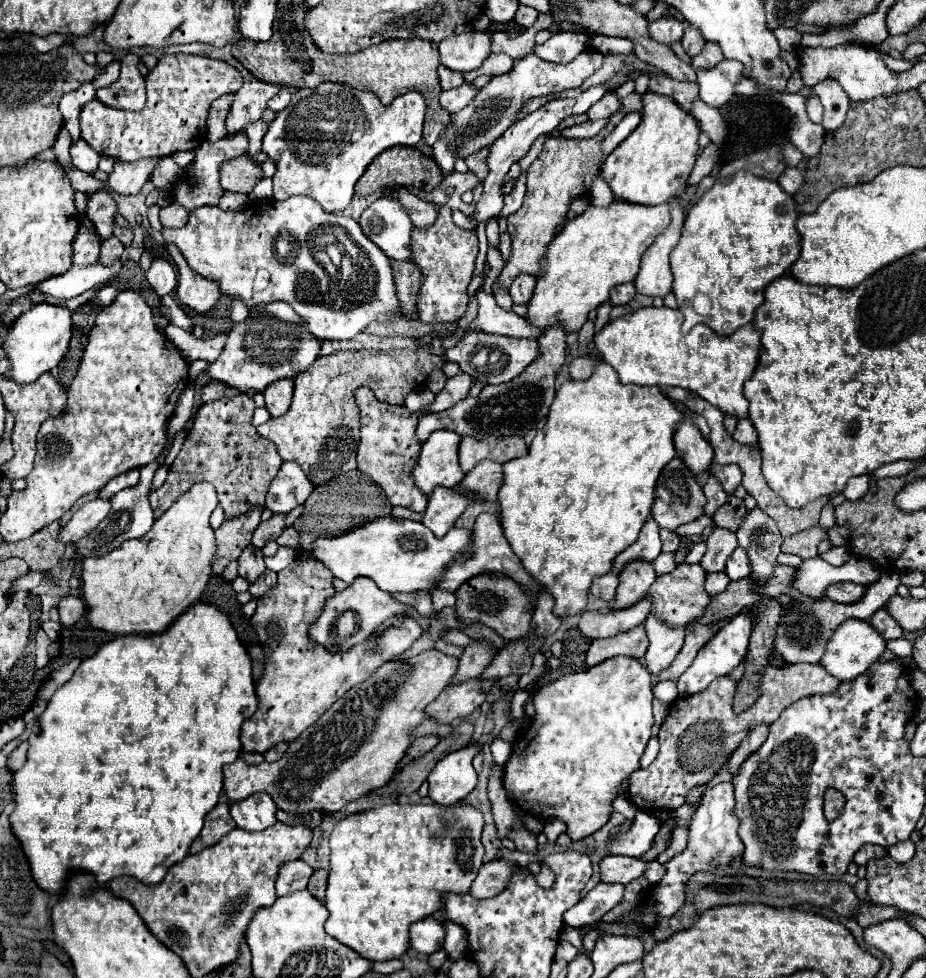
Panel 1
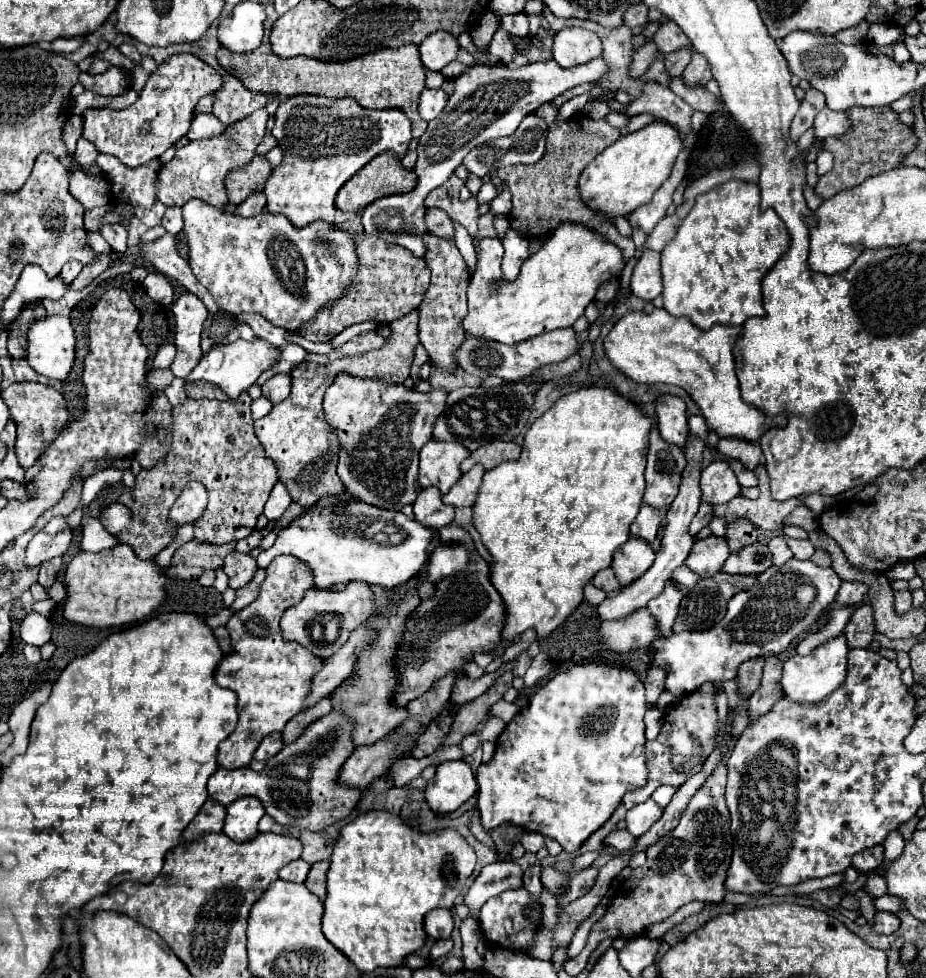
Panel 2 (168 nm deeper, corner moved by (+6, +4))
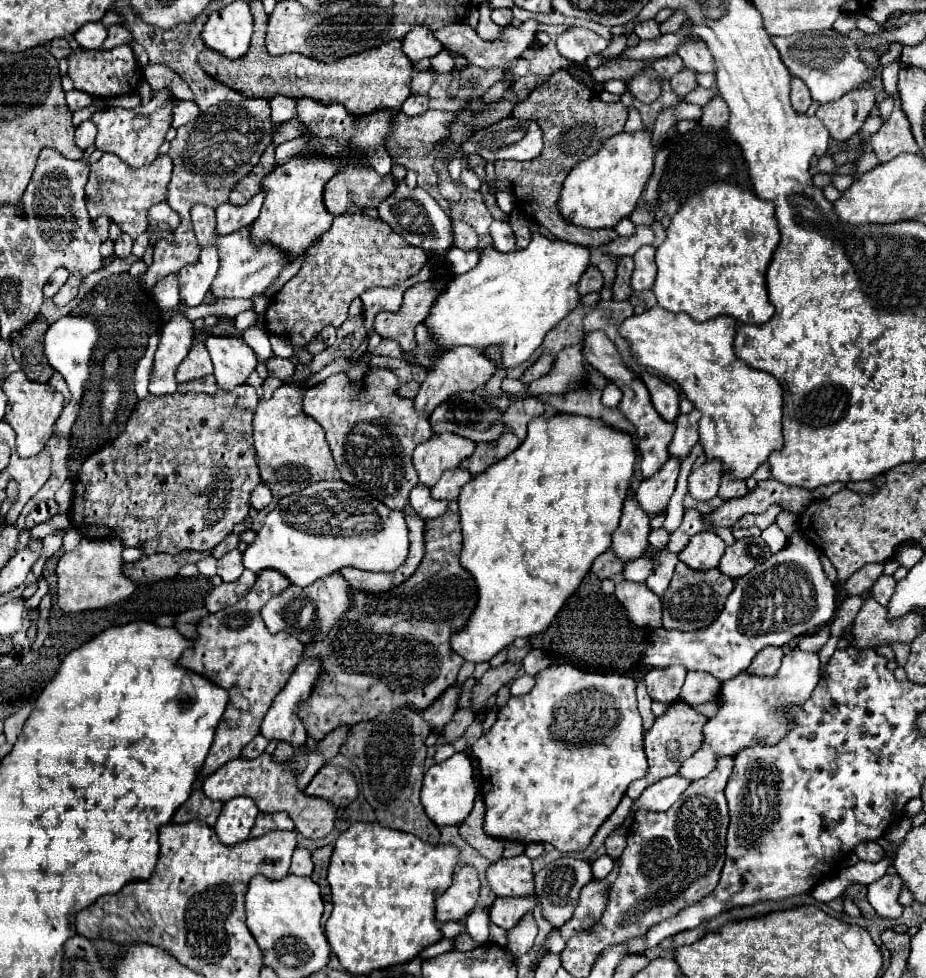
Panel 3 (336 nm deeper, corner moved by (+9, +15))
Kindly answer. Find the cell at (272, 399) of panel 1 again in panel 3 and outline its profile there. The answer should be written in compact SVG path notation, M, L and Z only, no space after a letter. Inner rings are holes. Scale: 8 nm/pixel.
M269 357L267 359L267 369L269 369L269 375L281 379L281 381L289 381L295 373L295 365L291 359L283 359L283 357Z

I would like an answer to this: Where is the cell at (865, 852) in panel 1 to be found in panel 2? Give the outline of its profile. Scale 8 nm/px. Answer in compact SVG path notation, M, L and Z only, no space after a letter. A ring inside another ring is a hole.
M876 846L876 848L868 848L868 852L860 852L852 858L852 866L860 872L872 872L876 870L884 860L884 848Z

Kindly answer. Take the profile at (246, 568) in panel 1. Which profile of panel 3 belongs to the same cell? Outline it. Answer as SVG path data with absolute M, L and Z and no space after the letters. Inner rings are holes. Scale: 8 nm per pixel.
M233 549L229 553L225 553L219 561L217 561L217 575L223 581L237 581L241 577L241 573L245 571L243 561L241 561L243 553L239 549Z

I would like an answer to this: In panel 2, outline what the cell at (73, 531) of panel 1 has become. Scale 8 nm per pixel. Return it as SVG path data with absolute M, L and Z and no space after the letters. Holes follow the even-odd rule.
M66 518L50 520L28 544L24 566L36 568L46 560L62 556L72 542L72 530L66 526Z

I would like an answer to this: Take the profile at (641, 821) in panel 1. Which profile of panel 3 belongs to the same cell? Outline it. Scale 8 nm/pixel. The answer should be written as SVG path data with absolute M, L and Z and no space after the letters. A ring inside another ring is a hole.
M673 775L673 777L665 777L661 781L657 781L655 785L647 787L641 797L637 797L631 805L631 811L637 813L637 809L649 809L649 811L665 811L669 809L679 797L681 793L691 785L691 781Z

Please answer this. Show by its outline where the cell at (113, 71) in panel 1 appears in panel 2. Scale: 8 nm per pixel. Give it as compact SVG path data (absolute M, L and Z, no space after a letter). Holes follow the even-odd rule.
M110 66L108 72L98 74L98 76L90 76L82 72L78 76L78 82L84 86L84 90L92 90L102 96L118 96L126 92L128 88L132 88L132 72L126 68Z

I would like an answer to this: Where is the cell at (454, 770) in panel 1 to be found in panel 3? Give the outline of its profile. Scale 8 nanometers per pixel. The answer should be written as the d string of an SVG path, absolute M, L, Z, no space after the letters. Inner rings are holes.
M455 753L447 761L433 765L425 773L421 803L425 805L425 813L435 825L459 825L473 809L475 795L477 795L477 785L473 779L473 765L465 753Z

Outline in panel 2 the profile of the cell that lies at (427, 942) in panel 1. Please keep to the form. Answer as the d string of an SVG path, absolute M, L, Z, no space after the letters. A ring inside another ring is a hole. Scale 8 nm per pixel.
M436 908L436 910L428 912L426 920L424 920L424 930L434 940L448 938L452 934L454 926L456 926L454 914L452 914L452 910L446 910L446 908Z

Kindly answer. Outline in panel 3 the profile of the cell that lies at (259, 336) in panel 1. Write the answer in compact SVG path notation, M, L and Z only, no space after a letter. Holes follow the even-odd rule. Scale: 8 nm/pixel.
M207 337L207 351L215 367L217 387L231 391L255 371L257 355L241 337Z

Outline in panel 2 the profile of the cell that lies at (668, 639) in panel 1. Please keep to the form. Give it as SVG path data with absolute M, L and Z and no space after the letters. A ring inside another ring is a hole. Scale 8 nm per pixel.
M670 582L666 584L666 588L662 590L662 594L658 594L656 598L652 598L648 602L648 610L654 614L654 618L658 620L658 628L660 628L660 636L668 636L672 634L672 624L678 616L678 606L682 600L682 590L678 590L676 586L672 586Z

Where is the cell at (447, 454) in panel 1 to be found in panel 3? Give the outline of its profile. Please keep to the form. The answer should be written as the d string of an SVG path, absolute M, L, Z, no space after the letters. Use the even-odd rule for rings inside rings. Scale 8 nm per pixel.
M455 433L431 435L431 439L417 445L413 453L413 465L419 481L427 487L433 487L443 471L455 469L473 451L475 443L467 437L457 437Z

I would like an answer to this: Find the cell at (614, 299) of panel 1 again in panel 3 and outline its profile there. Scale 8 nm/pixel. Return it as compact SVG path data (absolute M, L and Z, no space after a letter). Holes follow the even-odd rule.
M589 267L579 281L579 295L587 295L593 291L601 291L601 289L603 289L601 273L597 271L597 267Z

